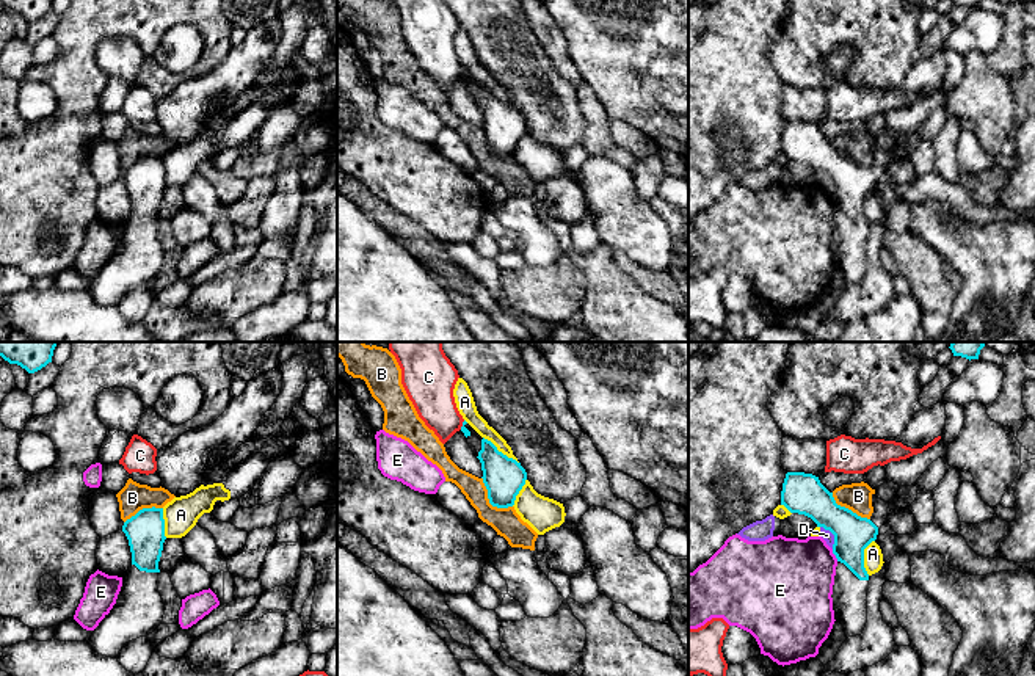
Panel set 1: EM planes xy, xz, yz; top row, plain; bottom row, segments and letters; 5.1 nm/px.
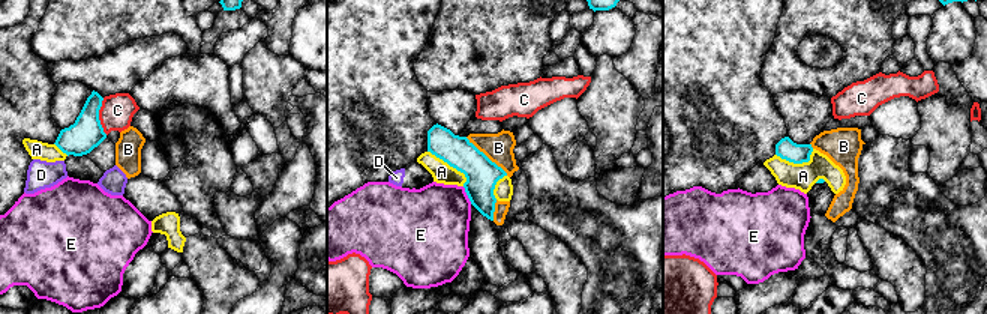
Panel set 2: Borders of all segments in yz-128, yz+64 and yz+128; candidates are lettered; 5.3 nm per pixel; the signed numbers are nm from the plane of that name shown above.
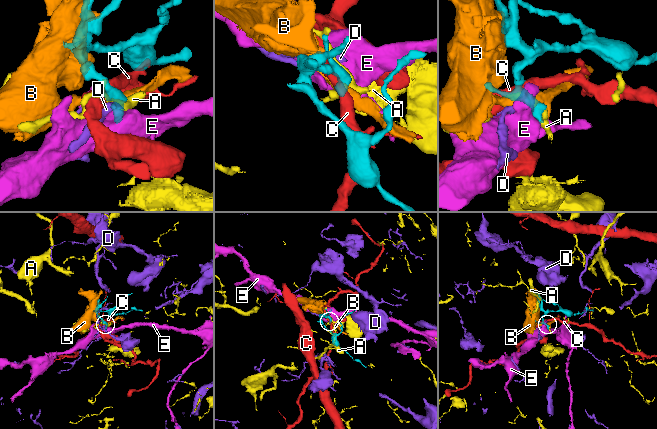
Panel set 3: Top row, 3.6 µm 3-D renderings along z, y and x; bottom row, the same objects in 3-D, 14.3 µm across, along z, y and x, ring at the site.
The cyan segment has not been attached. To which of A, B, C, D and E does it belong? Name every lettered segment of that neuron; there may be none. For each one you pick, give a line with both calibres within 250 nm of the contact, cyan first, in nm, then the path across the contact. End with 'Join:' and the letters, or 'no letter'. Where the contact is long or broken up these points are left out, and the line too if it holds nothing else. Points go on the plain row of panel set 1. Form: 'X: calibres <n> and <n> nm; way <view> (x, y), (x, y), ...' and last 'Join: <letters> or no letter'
Join: no letter

